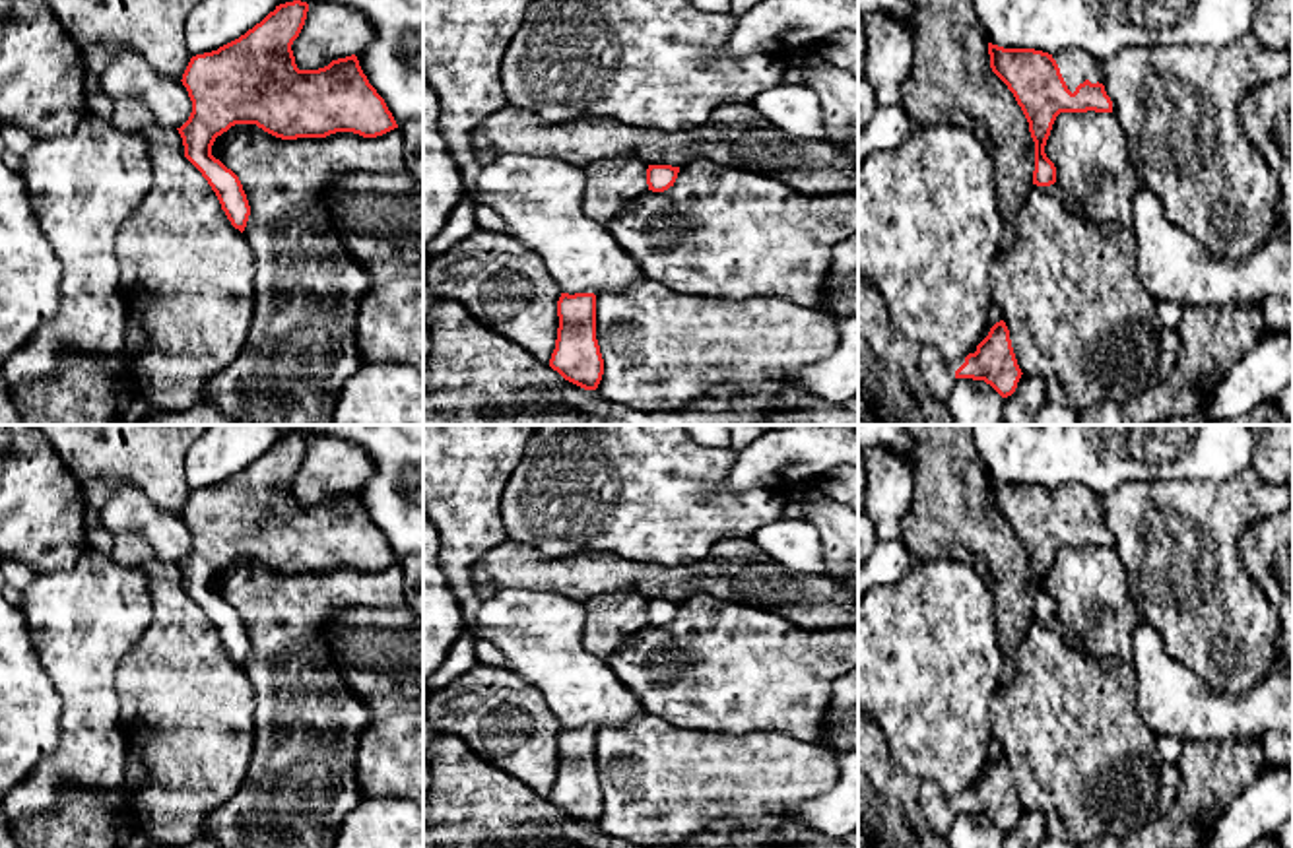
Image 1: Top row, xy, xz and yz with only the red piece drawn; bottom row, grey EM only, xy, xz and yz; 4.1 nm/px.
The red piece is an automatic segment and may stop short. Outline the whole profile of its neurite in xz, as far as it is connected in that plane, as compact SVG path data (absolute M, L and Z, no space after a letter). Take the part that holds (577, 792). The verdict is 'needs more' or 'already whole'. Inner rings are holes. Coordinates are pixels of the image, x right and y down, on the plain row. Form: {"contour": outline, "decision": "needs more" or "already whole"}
{"contour": "M561 728L557 751L559 763L549 801L573 819L596 825L604 809L596 774L596 730Z", "decision": "already whole"}

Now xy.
{"contour": "M301 435L276 440L274 446L239 473L217 485L192 491L181 514L192 536L188 555L177 563L182 572L184 592L208 615L227 654L241 668L250 650L247 629L239 611L212 590L216 572L231 561L256 559L282 574L326 572L336 567L377 572L398 563L355 489L332 495L318 505L297 503L291 479L305 460L307 446L309 439Z", "decision": "already whole"}

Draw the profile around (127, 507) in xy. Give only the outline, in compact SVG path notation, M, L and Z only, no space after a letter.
M113 475L103 481L111 487L101 510L107 528L142 534L153 555L163 563L181 563L188 555L192 536L182 516L159 510L130 479Z

